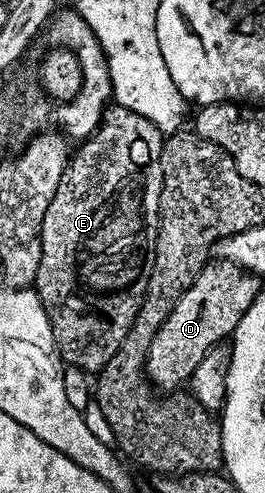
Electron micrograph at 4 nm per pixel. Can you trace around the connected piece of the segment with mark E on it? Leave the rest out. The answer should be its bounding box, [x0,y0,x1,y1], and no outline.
[35,103,163,375]

